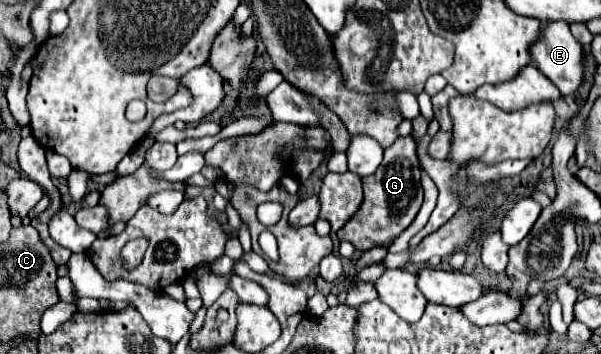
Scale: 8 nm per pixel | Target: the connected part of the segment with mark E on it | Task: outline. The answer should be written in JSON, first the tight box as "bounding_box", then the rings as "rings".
{"bounding_box":[530,21,582,95],"rings":[[[550,21],[540,29],[540,37],[530,45],[530,57],[536,67],[560,89],[562,95],[570,95],[582,81],[582,45],[572,37],[566,21]]]}

